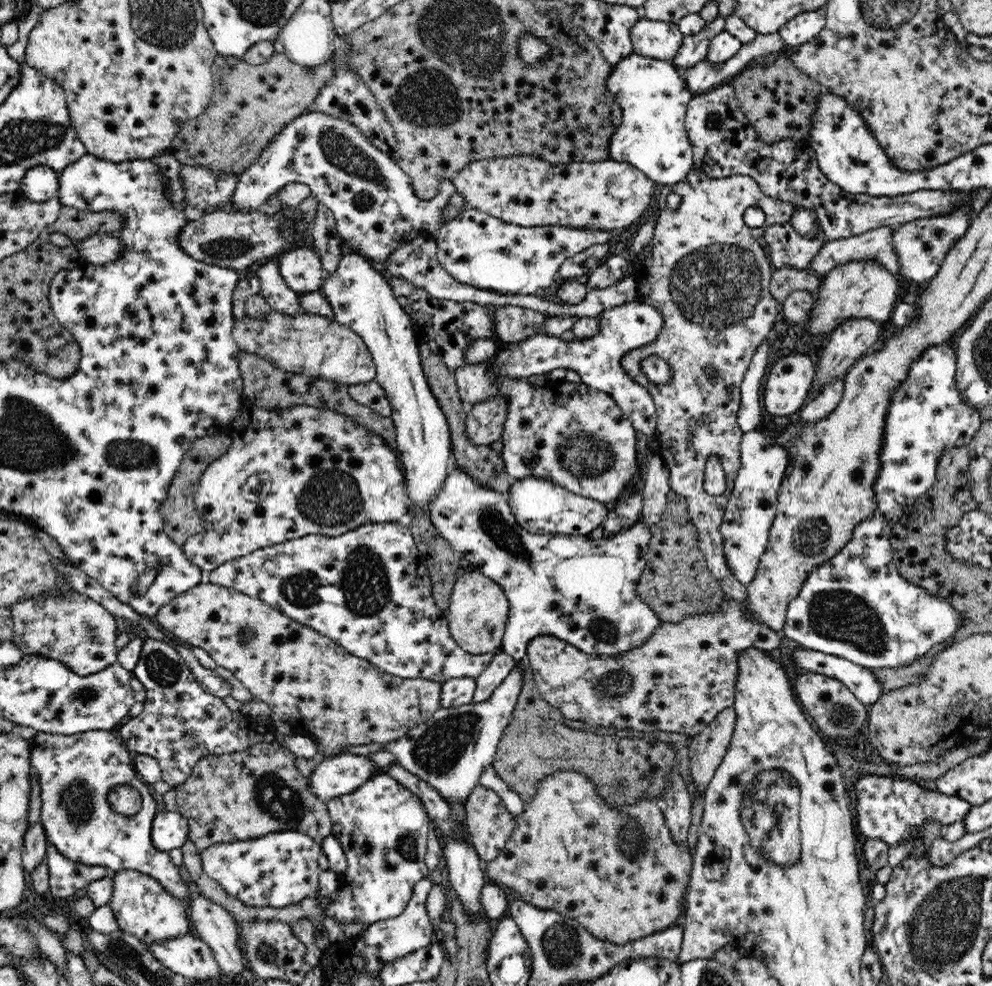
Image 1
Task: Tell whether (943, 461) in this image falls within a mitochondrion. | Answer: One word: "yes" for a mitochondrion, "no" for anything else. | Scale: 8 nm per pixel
no

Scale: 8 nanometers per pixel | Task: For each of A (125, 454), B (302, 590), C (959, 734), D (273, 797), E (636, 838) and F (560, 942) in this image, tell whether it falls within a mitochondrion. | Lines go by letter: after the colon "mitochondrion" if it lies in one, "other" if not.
A: mitochondrion
B: mitochondrion
C: other
D: mitochondrion
E: mitochondrion
F: mitochondrion

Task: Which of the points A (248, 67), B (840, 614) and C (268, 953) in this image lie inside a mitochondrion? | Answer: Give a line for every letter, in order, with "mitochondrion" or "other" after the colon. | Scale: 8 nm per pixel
A: other
B: mitochondrion
C: mitochondrion

